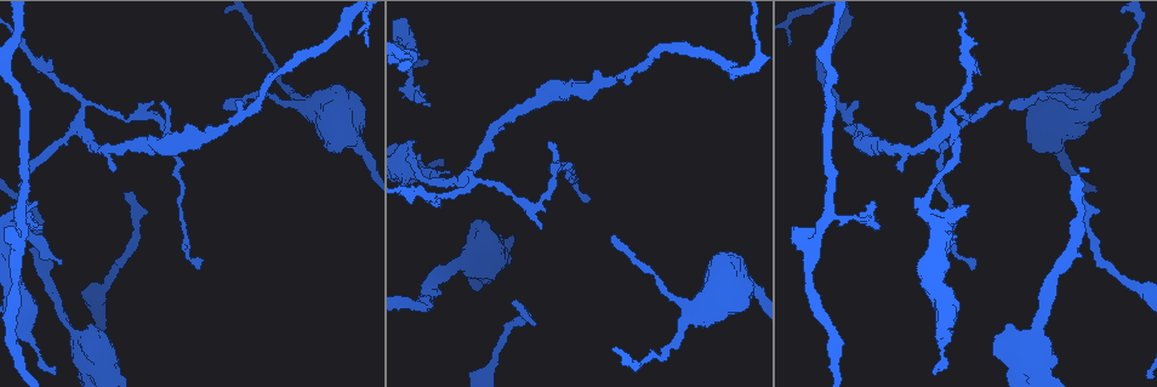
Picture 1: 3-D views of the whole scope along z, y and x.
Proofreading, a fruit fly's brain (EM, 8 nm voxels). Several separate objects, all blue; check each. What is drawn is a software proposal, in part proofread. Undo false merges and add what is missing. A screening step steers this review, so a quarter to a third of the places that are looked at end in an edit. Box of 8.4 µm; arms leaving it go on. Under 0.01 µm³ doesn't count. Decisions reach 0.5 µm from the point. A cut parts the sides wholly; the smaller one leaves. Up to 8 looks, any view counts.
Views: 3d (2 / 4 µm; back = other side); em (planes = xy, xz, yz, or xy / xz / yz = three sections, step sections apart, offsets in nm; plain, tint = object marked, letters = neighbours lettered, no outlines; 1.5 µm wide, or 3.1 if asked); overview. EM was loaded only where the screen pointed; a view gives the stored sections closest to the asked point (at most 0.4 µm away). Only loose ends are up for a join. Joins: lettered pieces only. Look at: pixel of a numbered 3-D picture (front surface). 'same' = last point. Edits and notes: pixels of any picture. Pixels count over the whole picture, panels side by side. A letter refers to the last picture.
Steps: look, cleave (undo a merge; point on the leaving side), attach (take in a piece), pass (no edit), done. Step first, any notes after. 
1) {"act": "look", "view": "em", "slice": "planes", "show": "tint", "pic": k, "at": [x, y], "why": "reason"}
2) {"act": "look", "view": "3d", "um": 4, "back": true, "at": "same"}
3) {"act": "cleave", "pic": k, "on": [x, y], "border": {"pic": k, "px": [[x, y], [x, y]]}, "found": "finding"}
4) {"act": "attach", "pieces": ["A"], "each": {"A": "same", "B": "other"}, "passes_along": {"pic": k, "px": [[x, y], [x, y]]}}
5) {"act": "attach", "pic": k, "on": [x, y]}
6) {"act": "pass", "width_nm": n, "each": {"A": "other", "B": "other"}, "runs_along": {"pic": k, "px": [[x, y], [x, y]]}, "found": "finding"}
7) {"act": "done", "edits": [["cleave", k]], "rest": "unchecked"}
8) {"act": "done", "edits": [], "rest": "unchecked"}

{"act": "look", "view": "em", "slice": "yz", "step": 4, "show": "letters", "pic": 1, "at": [126, 193]}

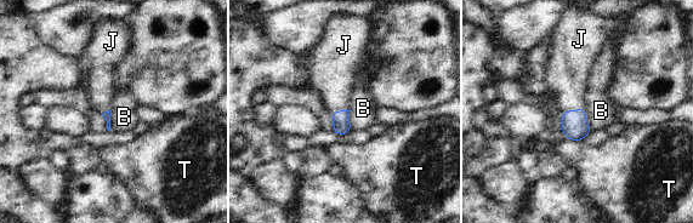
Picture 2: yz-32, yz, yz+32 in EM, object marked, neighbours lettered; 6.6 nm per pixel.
{"act": "attach", "pieces": ["J"], "each": {"B": "other", "J": "same", "T": "other"}, "passes_along": {"pic": 2, "px": [[575, 126], [572, 110], [568, 73]]}, "found": "it goes on there"}

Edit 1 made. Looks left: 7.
{"act": "look", "view": "overview", "why": "redraw"}

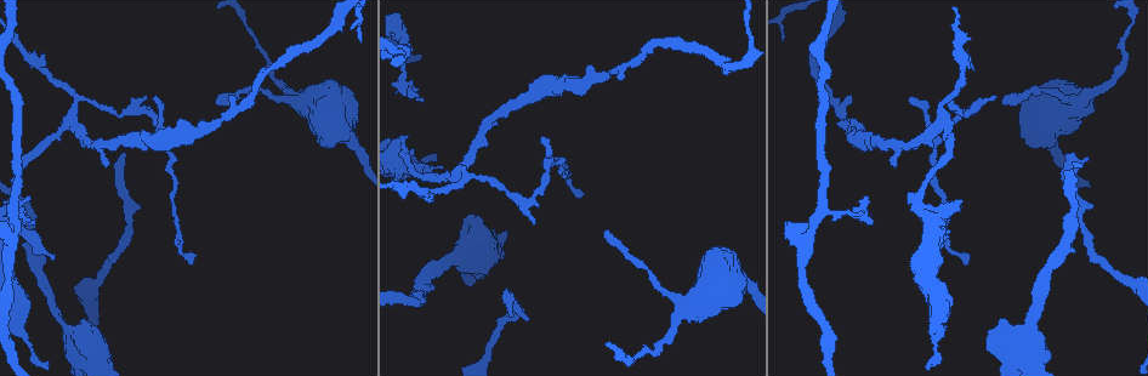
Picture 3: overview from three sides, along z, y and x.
{"act": "look", "view": "em", "slice": "planes", "show": "plain", "pic": 3, "at": [27, 198], "why": "tapers out"}

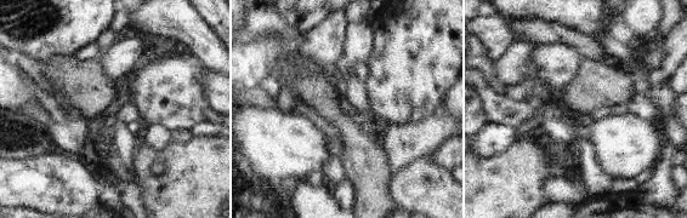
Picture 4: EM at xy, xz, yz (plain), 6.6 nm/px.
{"act": "look", "view": "em", "slice": "planes", "show": "tint", "at": "same", "why": "where the object lies"}

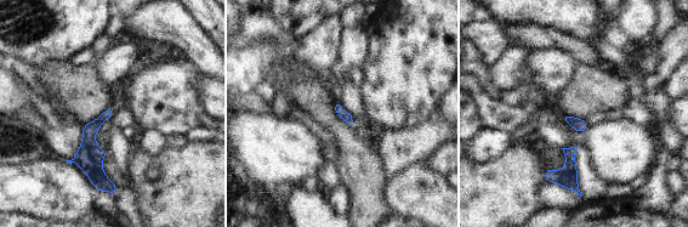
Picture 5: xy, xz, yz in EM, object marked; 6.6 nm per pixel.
{"act": "look", "view": "em", "slice": "planes", "show": "letters", "at": "same", "why": "see the neighbours"}

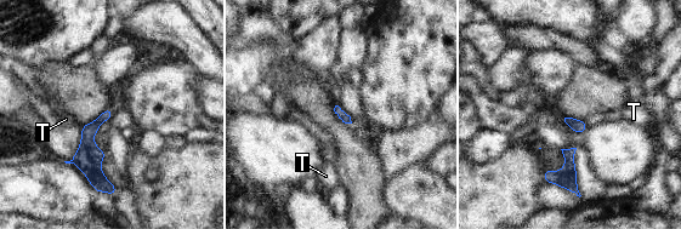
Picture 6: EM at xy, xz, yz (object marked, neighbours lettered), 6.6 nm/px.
{"act": "pass", "each": {"T": "other"}, "border": {"pic": 6, "px": [[583, 120], [588, 127]]}, "found": "no lettered piece goes on from it"}

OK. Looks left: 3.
{"act": "look", "view": "3d", "um": 4, "pic": 3, "at": [1004, 105], "why": "tapers out"}

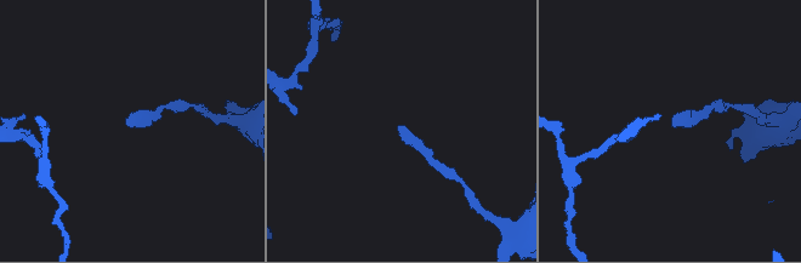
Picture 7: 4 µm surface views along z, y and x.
{"act": "look", "view": "em", "slice": "planes", "show": "tint", "pic": 7, "at": [399, 127]}

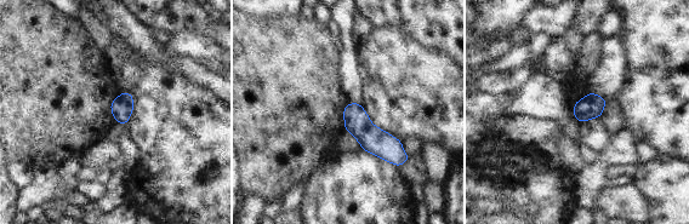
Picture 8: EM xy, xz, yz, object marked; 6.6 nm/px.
{"act": "look", "view": "em", "slice": "planes", "show": "letters", "at": "same"}

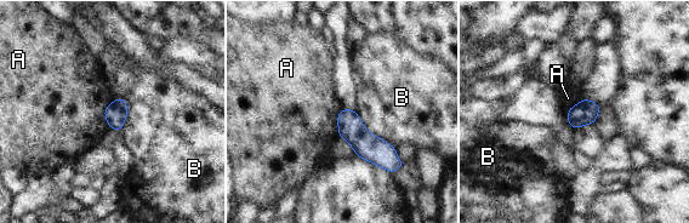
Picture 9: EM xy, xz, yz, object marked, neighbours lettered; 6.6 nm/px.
{"act": "pass", "width_nm": 140, "each": {"A": "other", "B": "other"}, "found": "no lettered piece goes on from it"}

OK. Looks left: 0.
{"act": "done", "edits": [["attach", 2]], "rest": "unchecked"}

